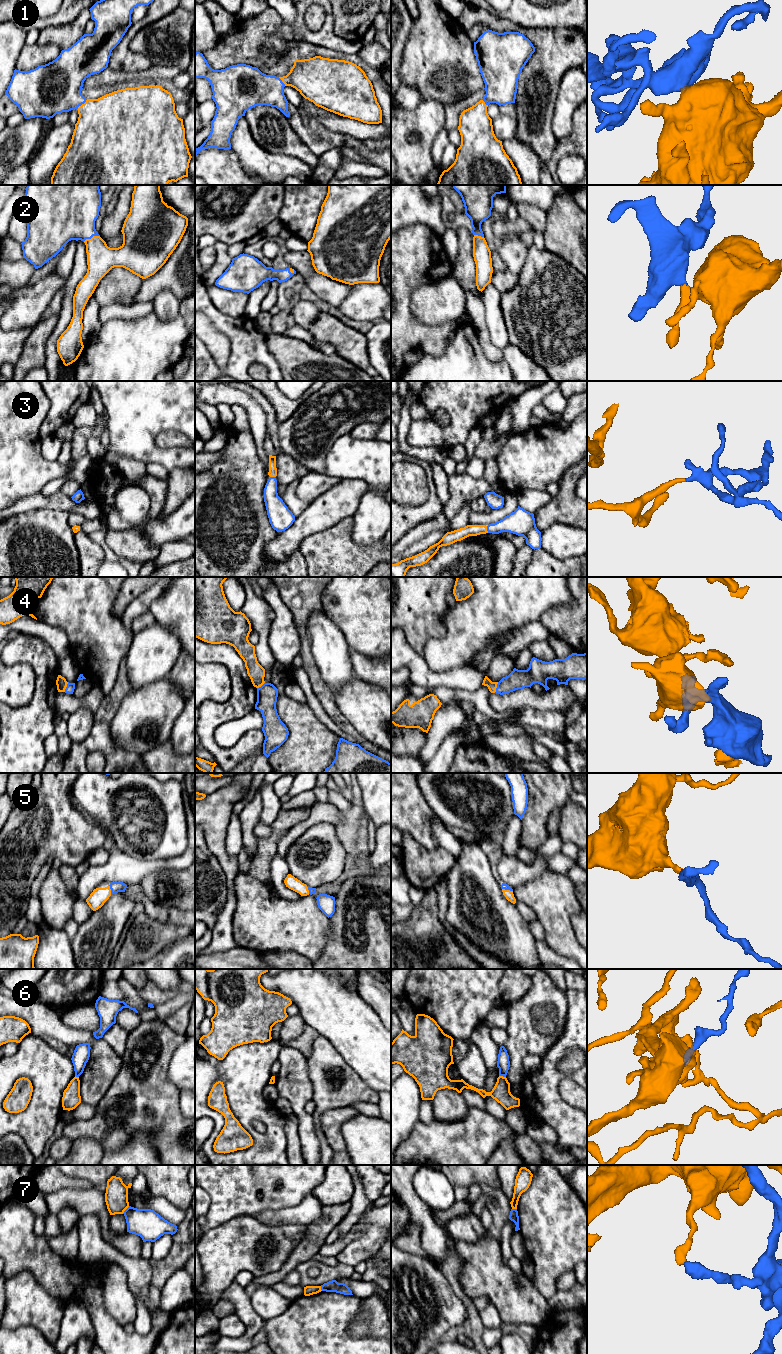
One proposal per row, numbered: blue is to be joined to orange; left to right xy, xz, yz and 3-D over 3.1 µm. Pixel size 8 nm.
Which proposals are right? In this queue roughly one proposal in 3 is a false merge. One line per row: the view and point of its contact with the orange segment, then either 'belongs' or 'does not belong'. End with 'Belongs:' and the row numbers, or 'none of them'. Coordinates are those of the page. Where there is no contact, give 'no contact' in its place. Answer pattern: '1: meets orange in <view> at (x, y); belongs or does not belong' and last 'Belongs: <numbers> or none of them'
1: meets orange in xy at (82, 104); belongs
2: meets orange in xy at (92, 237); belongs
3: meets orange in yz at (486, 529); belongs
4: meets orange in xy at (66, 686); belongs
5: meets orange in xy at (110, 890); belongs
6: meets orange in yz at (502, 1076); does not belong
7: meets orange in xy at (125, 1209); does not belong
Belongs: 1, 2, 3, 4, 5

